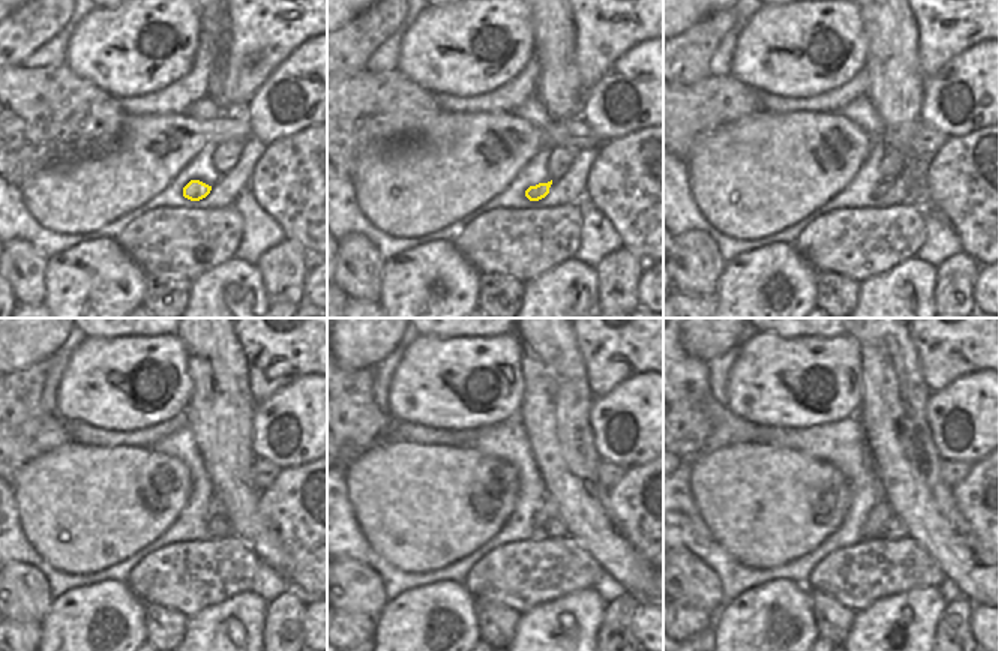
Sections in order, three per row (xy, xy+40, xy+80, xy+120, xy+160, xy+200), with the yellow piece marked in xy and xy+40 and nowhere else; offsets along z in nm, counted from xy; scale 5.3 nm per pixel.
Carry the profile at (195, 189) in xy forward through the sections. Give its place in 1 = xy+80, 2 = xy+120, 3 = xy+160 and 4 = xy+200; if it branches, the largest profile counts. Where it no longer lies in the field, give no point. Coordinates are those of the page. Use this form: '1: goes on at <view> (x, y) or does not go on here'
1: goes on at xy+80 (881, 188)
2: goes on at xy+120 (219, 527)
3: goes on at xy+160 (554, 528)
4: goes on at xy+200 (893, 530)

